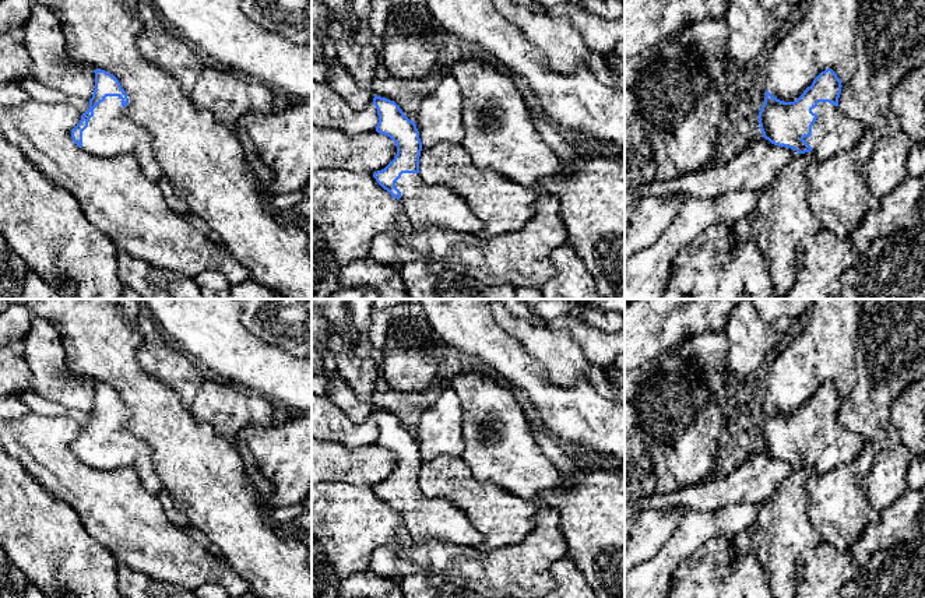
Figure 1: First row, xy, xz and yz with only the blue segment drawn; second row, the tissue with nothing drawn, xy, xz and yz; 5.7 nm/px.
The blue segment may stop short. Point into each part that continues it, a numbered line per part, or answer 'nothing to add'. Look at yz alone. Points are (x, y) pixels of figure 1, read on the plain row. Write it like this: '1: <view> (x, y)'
1: yz (832, 446)

